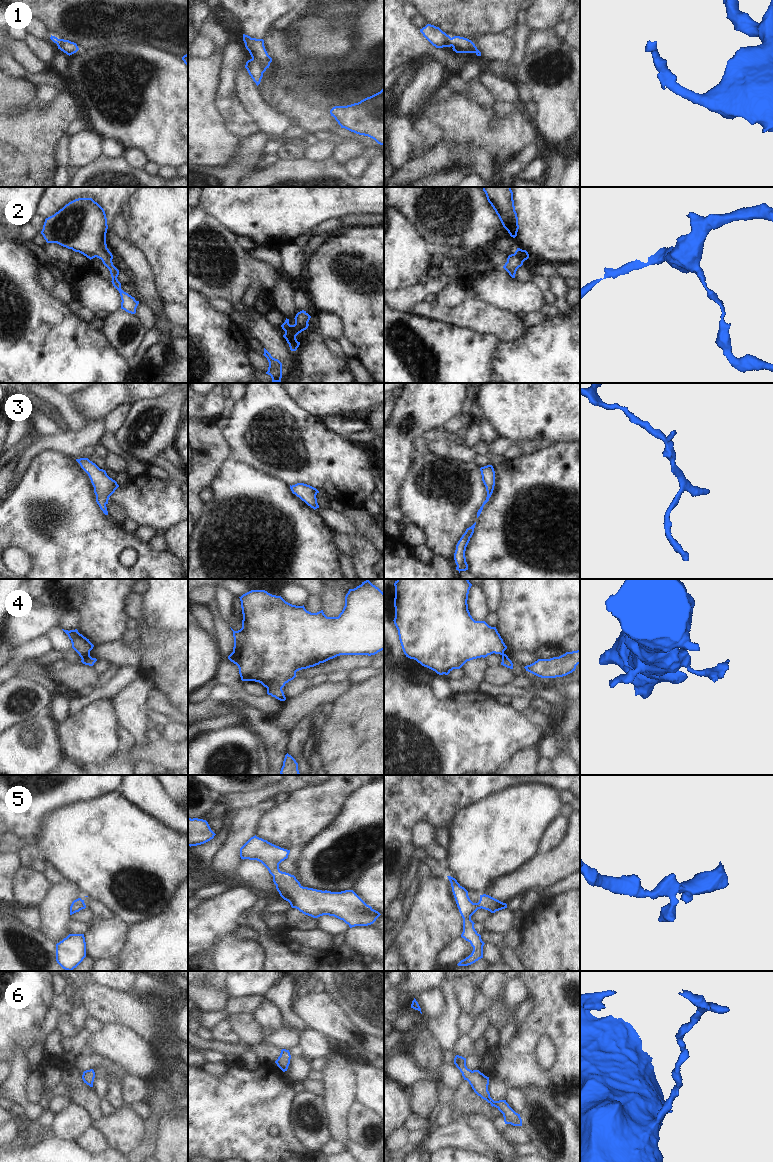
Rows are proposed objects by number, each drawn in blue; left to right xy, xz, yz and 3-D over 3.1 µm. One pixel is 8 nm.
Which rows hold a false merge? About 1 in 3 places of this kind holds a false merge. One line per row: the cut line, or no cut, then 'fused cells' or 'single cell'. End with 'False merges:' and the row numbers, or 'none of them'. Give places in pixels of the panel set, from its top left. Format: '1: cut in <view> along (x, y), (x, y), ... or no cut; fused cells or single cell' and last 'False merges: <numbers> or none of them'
1: no cut; single cell
2: no cut; single cell
3: no cut; single cell
4: cut in xy along (89, 652), (82, 659); fused cells
5: no cut; single cell
6: no cut; single cell
False merges: 4

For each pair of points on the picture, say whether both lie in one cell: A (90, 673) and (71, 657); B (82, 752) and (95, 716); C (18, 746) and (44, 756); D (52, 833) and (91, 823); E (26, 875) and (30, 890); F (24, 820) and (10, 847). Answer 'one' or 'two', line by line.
A: two
B: one
C: one
D: one
E: one
F: two

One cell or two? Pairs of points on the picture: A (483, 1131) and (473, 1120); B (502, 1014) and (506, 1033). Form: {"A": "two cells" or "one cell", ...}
{"A": "one cell", "B": "two cells"}

